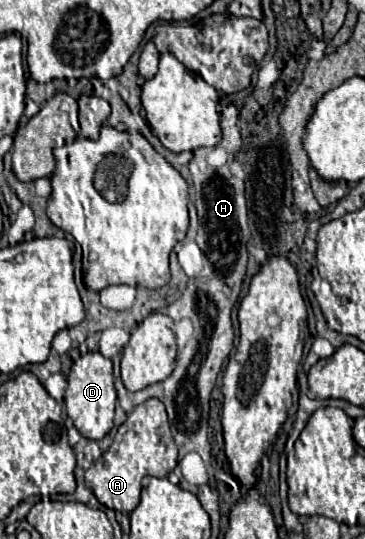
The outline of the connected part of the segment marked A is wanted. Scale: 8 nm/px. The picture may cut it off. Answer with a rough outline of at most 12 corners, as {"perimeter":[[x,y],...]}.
{"perimeter":[[157,398],[133,408],[85,472],[97,500],[139,504],[143,476],[167,476],[177,446]]}

